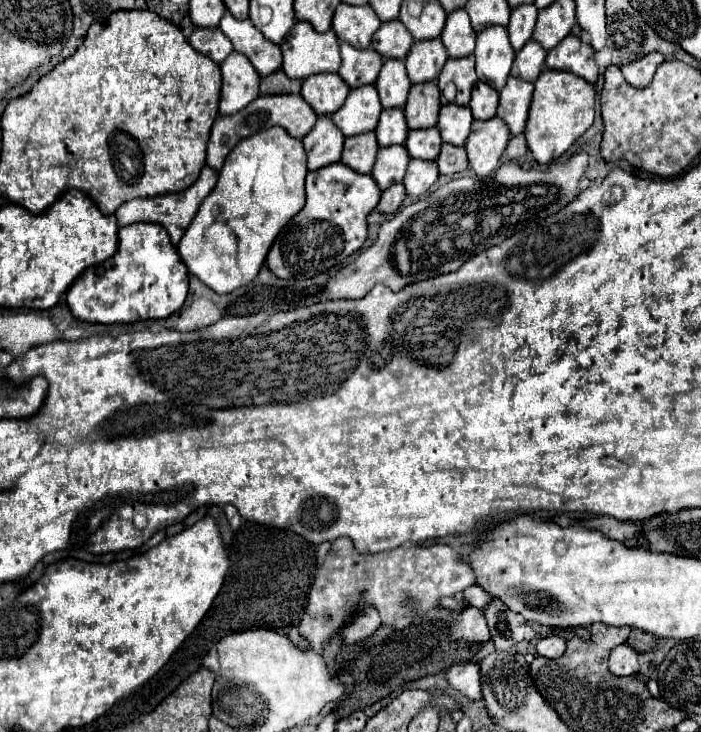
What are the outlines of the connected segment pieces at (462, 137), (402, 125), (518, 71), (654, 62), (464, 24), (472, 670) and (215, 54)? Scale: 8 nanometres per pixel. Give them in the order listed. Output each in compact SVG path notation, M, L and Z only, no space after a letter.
M458 104L442 106L438 120L438 130L442 134L442 140L454 146L462 146L470 134L472 120L474 118L468 106L458 106Z
M390 108L382 110L378 128L376 128L376 138L380 146L392 146L392 144L404 144L408 134L406 118L402 114L402 108Z
M530 40L530 42L516 54L510 74L516 76L516 78L522 78L522 80L526 80L526 82L534 82L534 80L538 78L538 74L542 72L542 68L544 68L546 54L548 54L548 52L546 52L538 42Z
M650 52L644 58L622 66L622 74L626 78L628 84L632 84L634 88L646 88L652 82L654 70L664 62L664 56L660 52Z
M454 10L448 14L446 26L444 26L444 32L440 38L452 58L470 56L474 52L476 32L472 30L466 10Z
M466 662L466 664L454 664L446 670L446 680L448 684L458 690L462 696L468 700L480 700L482 690L480 690L480 670L476 662Z
M196 28L188 42L190 42L198 52L210 56L216 64L220 64L220 62L234 50L234 46L232 46L230 40L222 34L220 28Z

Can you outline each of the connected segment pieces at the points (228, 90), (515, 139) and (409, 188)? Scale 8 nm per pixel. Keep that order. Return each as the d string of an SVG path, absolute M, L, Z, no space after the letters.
M232 52L220 64L220 70L222 70L220 114L230 116L258 98L260 74L244 54Z
M524 134L512 136L510 142L508 142L508 148L506 148L506 158L510 158L510 160L518 160L518 158L522 158L526 152L528 152L526 136L524 136Z
M410 160L406 176L404 176L404 186L408 196L420 198L424 192L432 188L432 184L438 180L438 164L430 160Z

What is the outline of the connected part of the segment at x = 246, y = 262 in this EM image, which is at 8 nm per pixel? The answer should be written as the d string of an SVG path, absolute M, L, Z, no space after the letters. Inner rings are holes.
M280 126L270 127L262 134L254 134L238 142L220 170L218 184L204 198L198 214L194 216L194 222L188 226L178 244L178 252L186 262L190 274L198 276L218 294L226 294L250 284L258 276L274 238L304 208L306 172L306 152L302 142L298 138L290 138L290 134L286 134L286 130Z

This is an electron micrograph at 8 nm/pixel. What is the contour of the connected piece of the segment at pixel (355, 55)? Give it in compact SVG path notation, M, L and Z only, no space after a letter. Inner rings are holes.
M342 42L340 54L342 54L342 66L338 74L344 78L344 82L350 88L358 88L358 86L376 82L378 72L382 68L382 58L376 50L372 48L358 50L350 46L348 42Z

